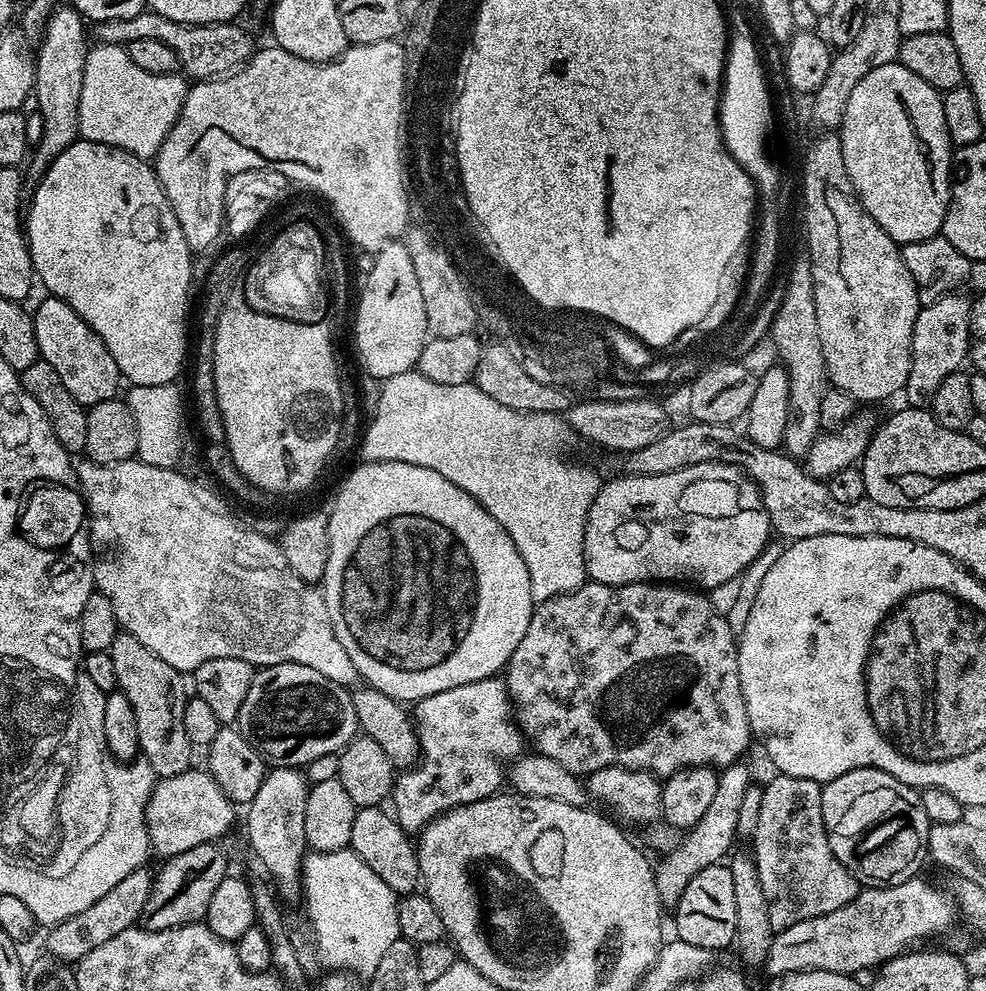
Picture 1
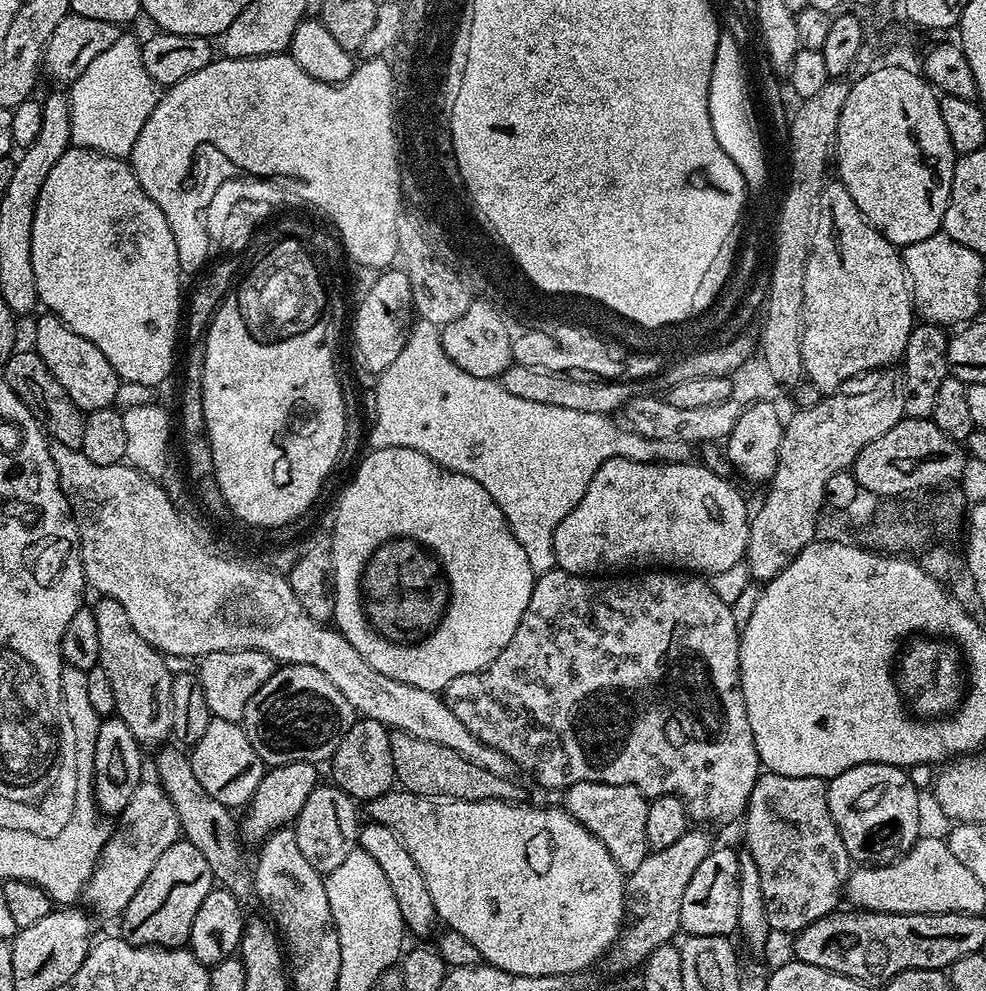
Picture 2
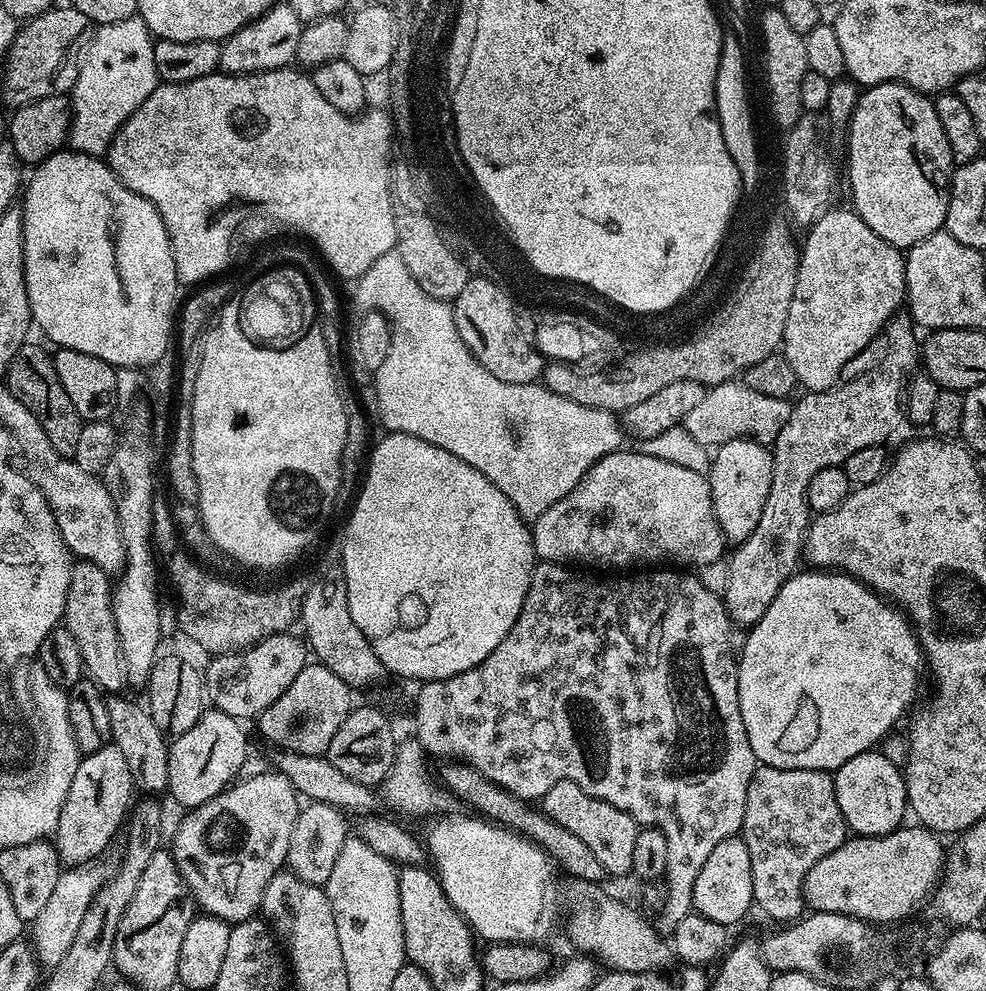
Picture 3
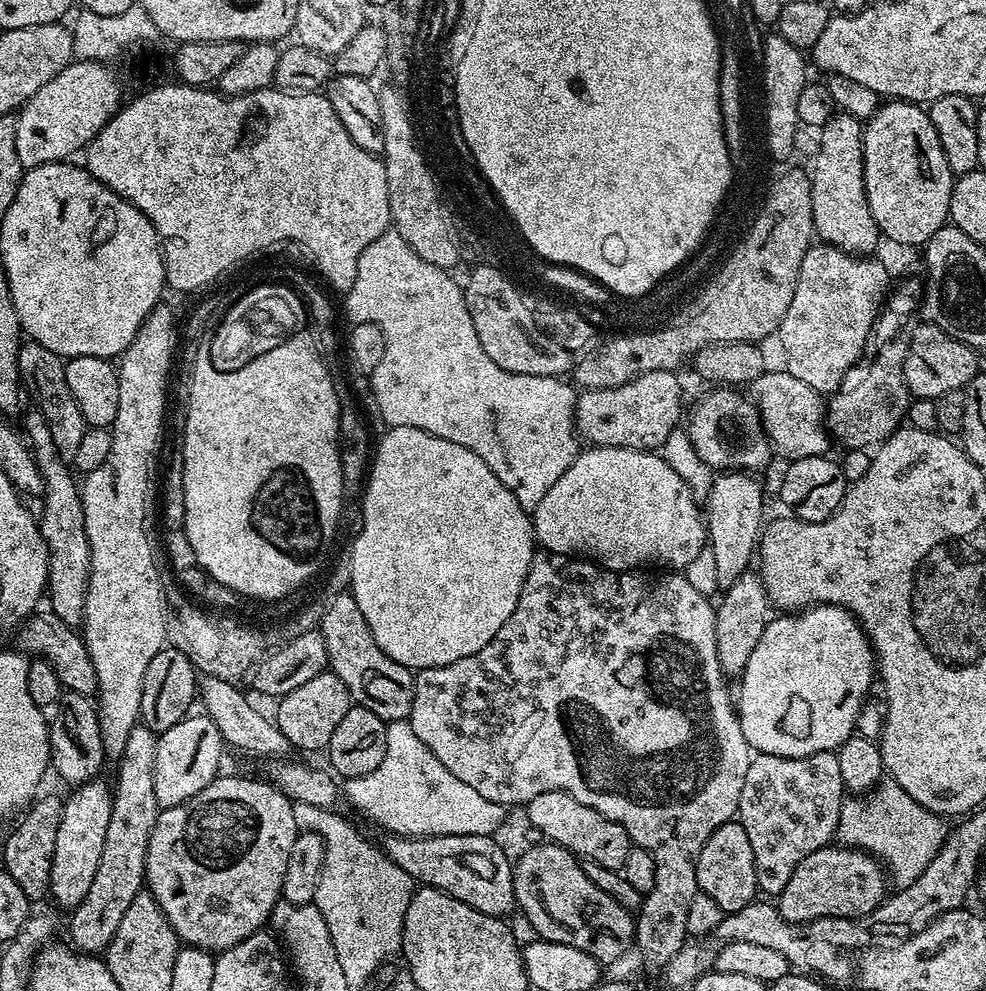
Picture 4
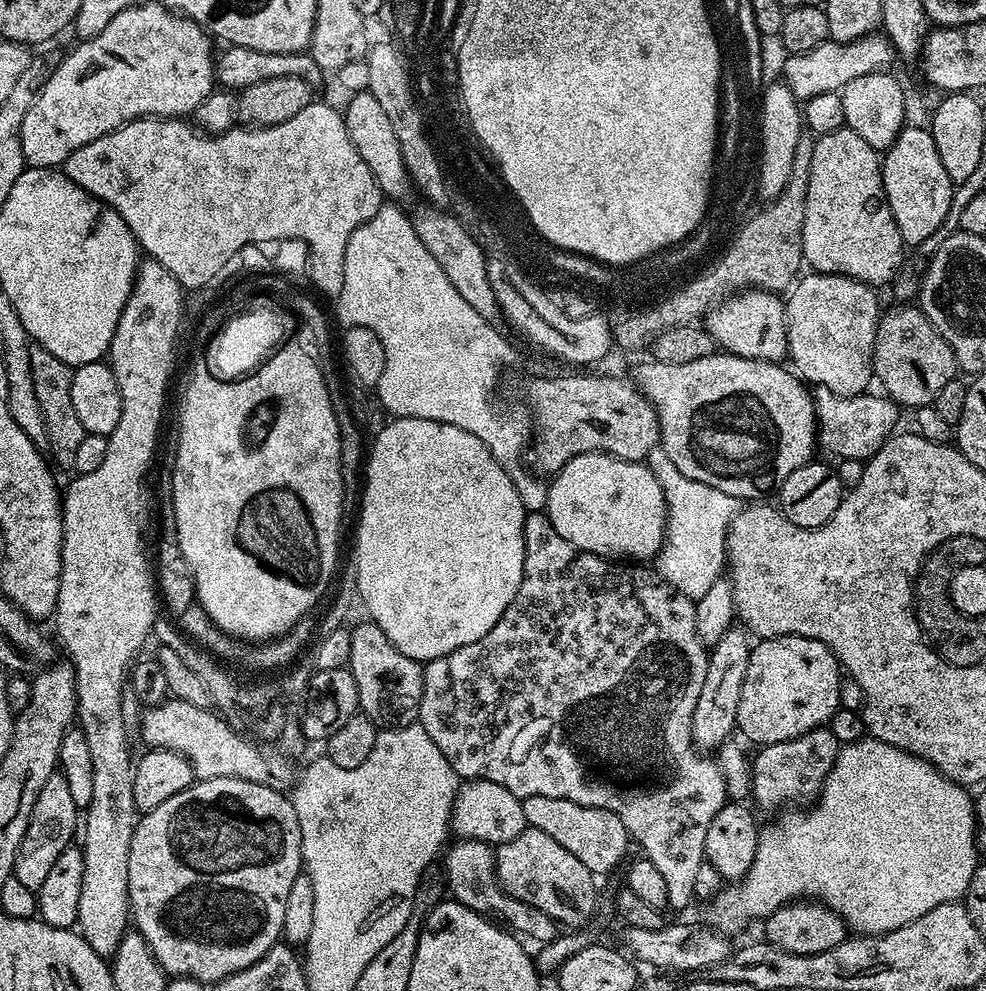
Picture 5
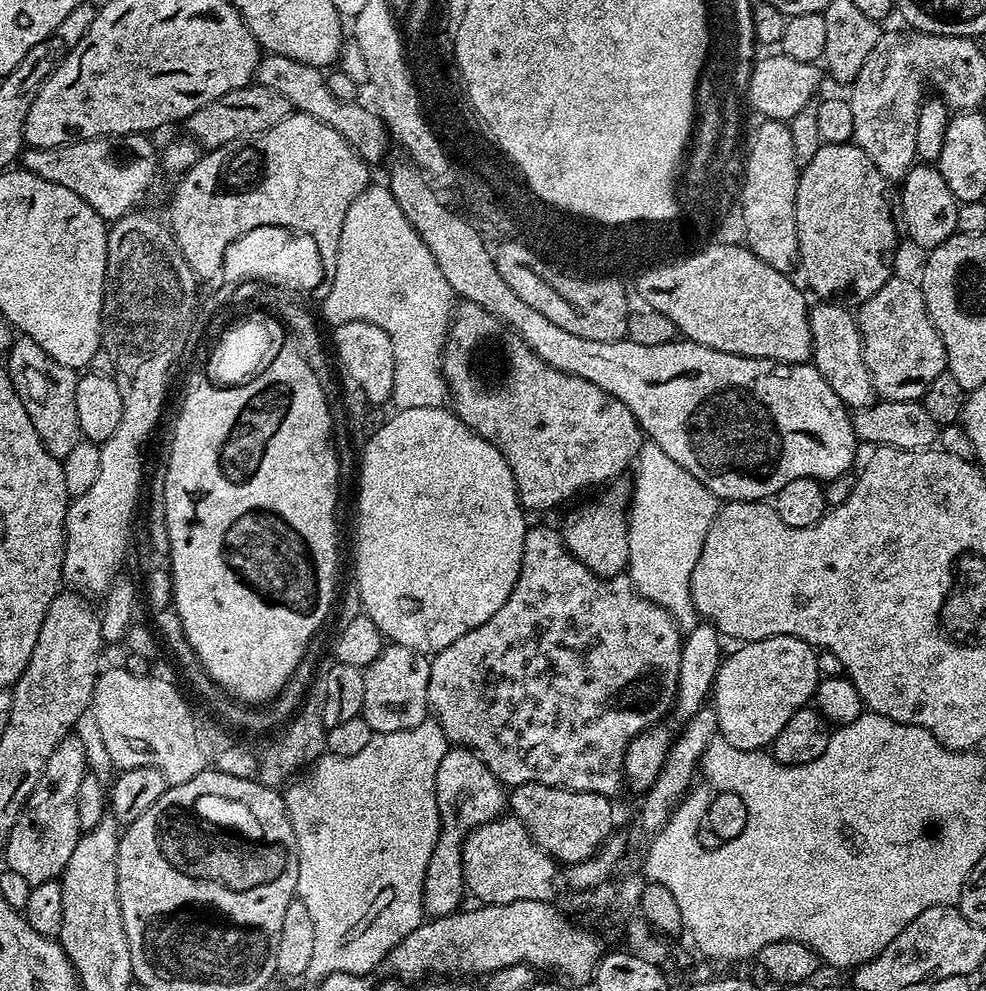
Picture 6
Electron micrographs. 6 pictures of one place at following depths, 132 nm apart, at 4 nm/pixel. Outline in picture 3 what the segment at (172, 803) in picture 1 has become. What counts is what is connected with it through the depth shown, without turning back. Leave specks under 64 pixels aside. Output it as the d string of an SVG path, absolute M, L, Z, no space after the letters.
M93 862L68 866L61 871L45 909L30 924L30 940L34 945L36 959L41 965L51 966L62 962L62 954L70 950L70 942L74 942L75 936L78 935L82 918L86 918L86 910L90 910L90 902L98 894L98 890L104 887L110 875L109 869L104 869L102 865L103 863Z

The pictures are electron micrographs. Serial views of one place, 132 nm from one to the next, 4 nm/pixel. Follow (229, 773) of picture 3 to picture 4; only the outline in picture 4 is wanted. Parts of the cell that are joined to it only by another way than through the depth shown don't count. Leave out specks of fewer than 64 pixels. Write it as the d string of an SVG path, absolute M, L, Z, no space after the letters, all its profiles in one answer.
M189 714L182 722L170 726L170 730L159 733L154 750L154 798L158 798L161 809L173 808L198 794L198 790L206 790L210 782L221 775L220 759L226 753L226 745L218 726L206 714Z

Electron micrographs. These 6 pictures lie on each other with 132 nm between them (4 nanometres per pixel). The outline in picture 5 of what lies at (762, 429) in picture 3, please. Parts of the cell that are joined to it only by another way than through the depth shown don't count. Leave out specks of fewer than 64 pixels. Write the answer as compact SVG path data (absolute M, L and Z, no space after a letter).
M816 388L816 430L821 449L833 452L840 460L868 459L883 446L885 440L897 431L896 423L902 415L897 404L883 394L863 396L839 396L825 388Z

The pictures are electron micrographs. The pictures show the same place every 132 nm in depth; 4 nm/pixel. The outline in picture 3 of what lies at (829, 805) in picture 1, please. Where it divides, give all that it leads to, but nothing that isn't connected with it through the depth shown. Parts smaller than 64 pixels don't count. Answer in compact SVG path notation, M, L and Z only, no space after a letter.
M878 750L863 752L858 754L858 758L850 758L850 762L846 762L841 768L836 769L834 779L836 781L838 810L842 810L844 823L848 825L855 835L885 836L905 823L904 812L906 816L909 806L903 771L896 768L894 762L890 762L890 758L886 758Z

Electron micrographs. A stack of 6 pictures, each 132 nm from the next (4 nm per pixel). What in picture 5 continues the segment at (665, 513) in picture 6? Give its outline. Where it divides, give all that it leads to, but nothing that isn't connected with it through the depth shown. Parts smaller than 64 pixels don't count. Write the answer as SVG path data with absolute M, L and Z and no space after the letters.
M658 446L650 450L646 463L654 478L658 478L658 486L662 486L662 494L668 504L664 544L660 555L655 557L655 571L661 580L696 601L710 590L710 586L714 586L716 580L721 579L725 571L728 527L740 513L742 502L730 494L722 494L722 490L714 490L714 486L706 486L706 482L686 478L686 474L674 466L664 448Z

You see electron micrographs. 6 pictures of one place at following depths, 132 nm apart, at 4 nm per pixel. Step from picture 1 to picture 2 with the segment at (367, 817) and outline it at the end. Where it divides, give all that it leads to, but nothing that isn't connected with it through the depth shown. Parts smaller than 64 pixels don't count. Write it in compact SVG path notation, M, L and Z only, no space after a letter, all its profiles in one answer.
M368 822L361 827L358 846L374 862L378 862L382 874L386 874L386 882L390 882L390 890L394 890L394 898L398 898L398 910L402 910L402 922L409 933L416 936L433 935L432 923L437 923L438 917L434 910L434 902L426 890L426 882L418 870L414 858L410 858L410 850L402 846L402 838L390 830L390 826L382 826L375 822Z

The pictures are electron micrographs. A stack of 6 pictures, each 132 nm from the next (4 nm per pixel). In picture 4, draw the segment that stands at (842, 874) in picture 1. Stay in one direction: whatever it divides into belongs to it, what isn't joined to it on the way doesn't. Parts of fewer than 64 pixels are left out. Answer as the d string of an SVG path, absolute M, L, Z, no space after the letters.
M765 752L753 755L742 786L738 823L750 837L756 887L768 895L765 897L779 898L790 882L790 874L798 870L798 862L833 843L845 799L836 752L819 752L806 758L782 758Z

